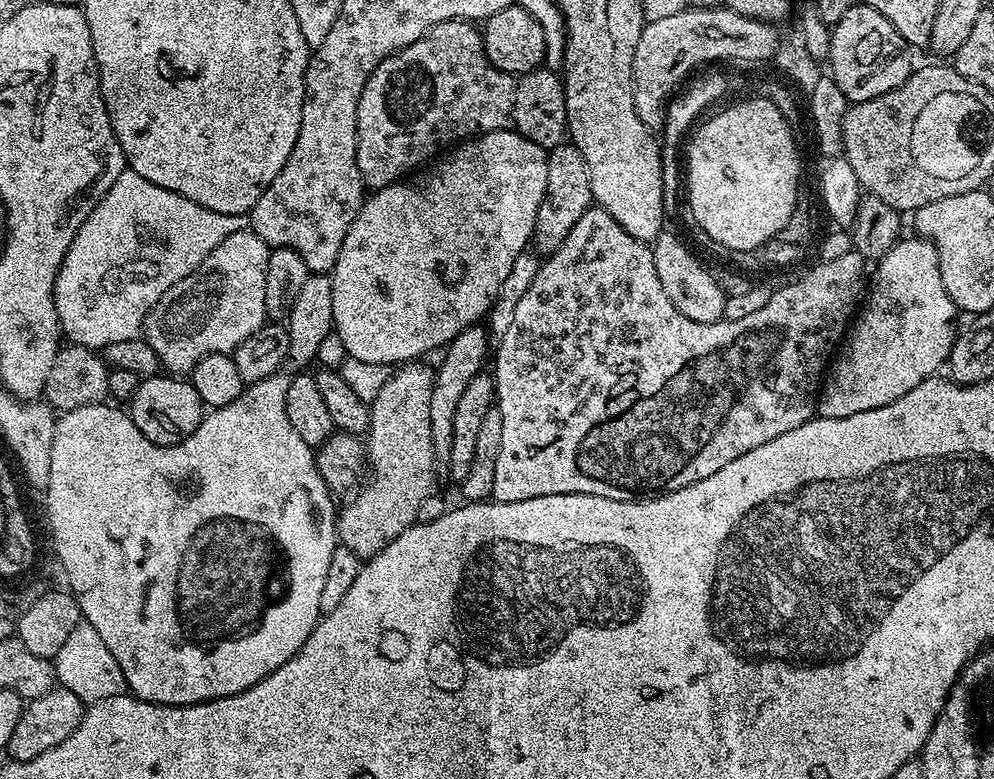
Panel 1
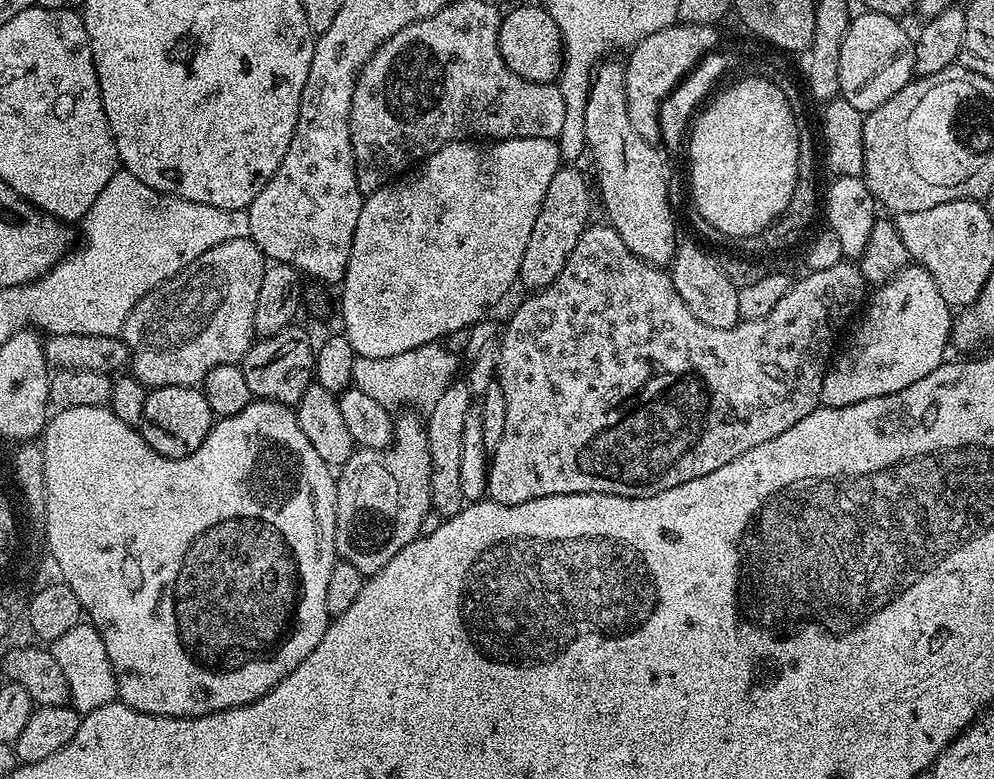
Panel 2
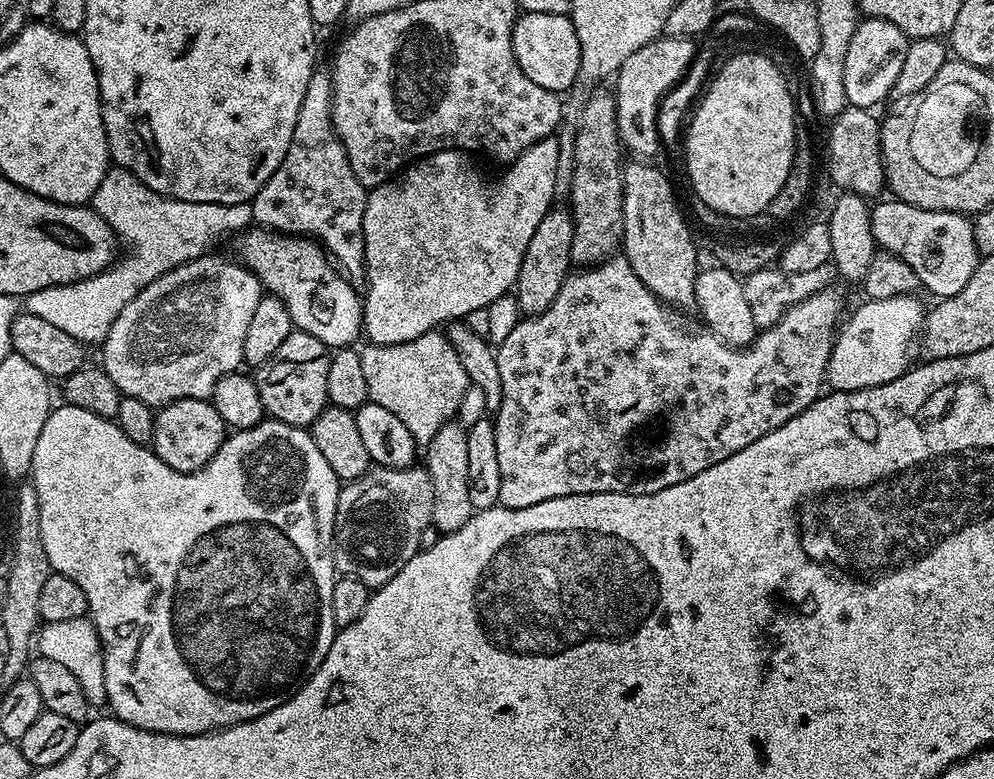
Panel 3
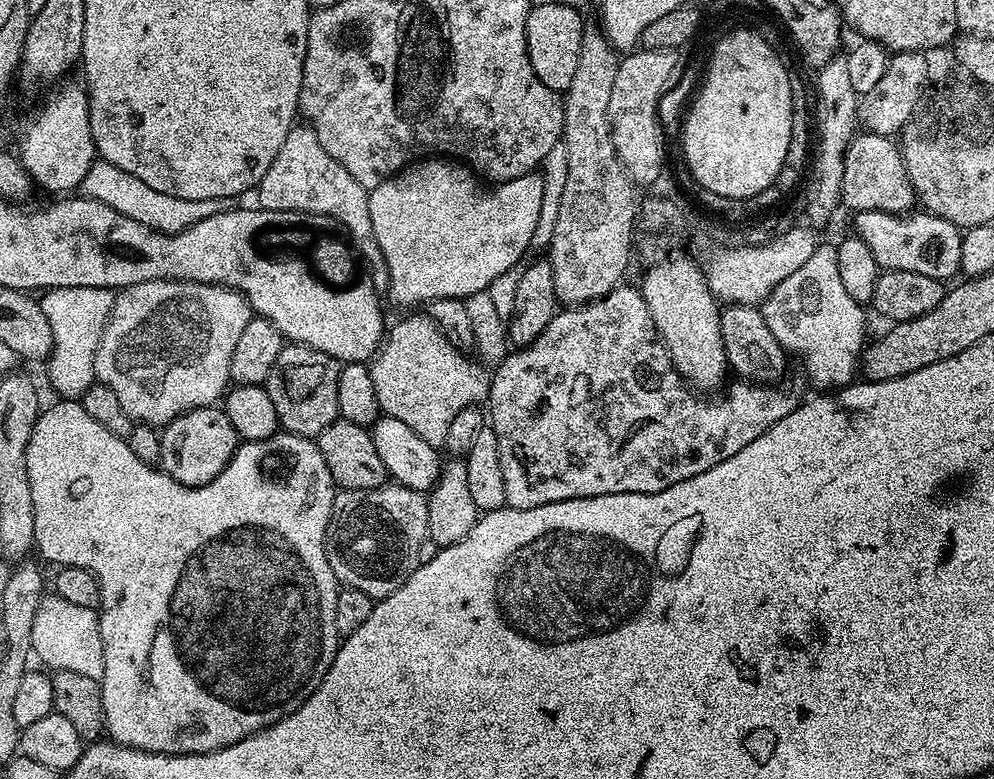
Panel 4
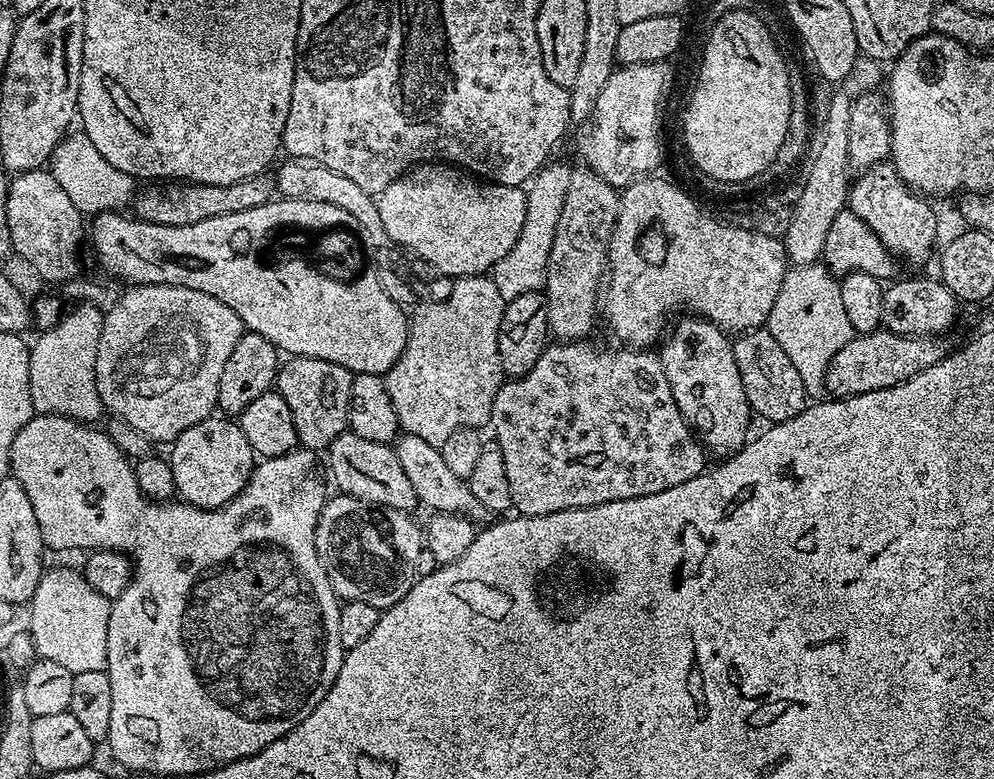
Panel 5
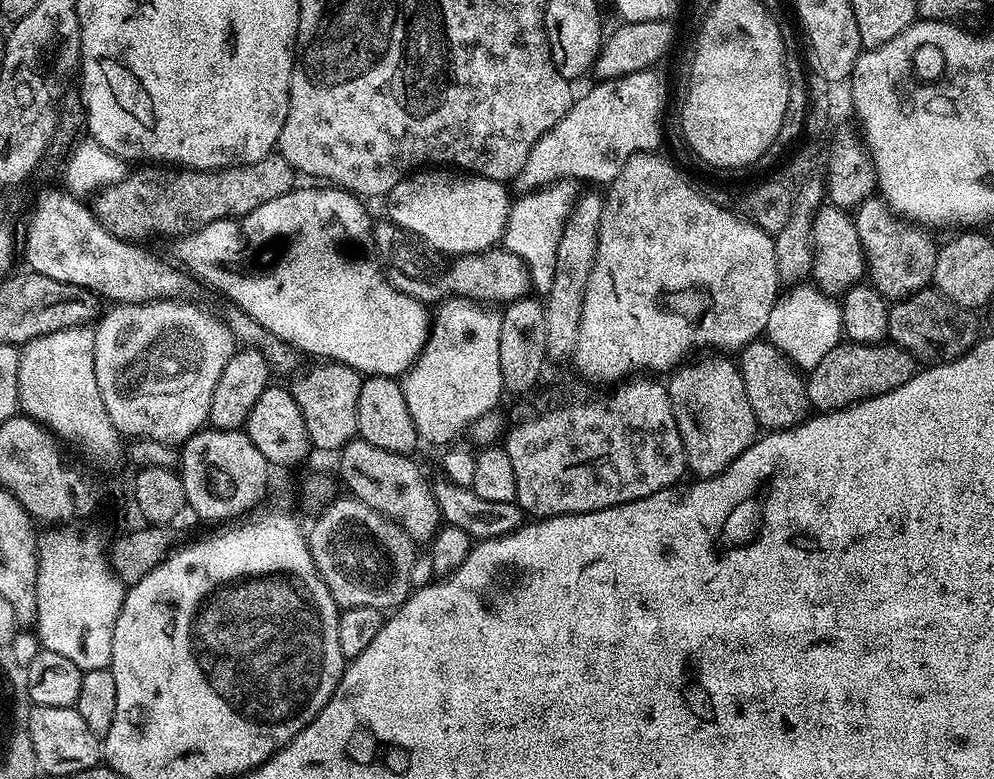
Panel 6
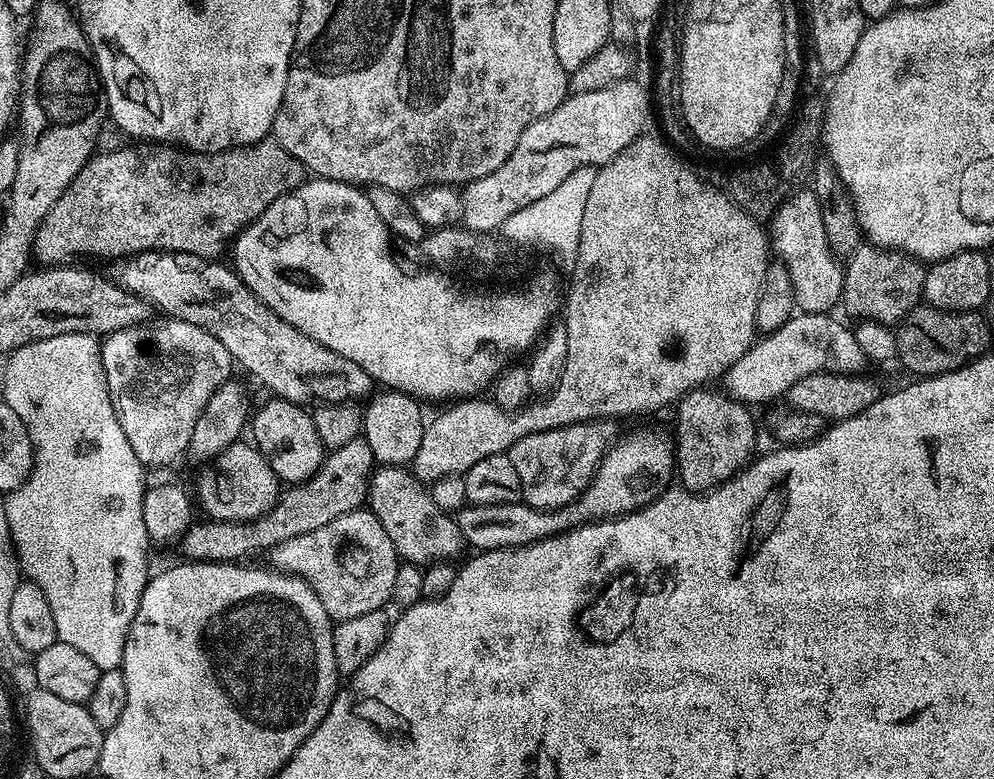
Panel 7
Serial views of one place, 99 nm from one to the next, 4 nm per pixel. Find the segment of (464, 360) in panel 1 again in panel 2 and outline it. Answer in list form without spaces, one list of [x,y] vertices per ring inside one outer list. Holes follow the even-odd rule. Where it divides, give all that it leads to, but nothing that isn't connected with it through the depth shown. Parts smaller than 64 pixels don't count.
[[[454,382],[446,390],[442,390],[442,398],[438,398],[438,402],[434,402],[434,406],[426,412],[431,509],[443,518],[458,514],[466,506],[461,485],[462,425],[466,422],[466,414],[473,404],[474,397],[469,394],[467,383]]]

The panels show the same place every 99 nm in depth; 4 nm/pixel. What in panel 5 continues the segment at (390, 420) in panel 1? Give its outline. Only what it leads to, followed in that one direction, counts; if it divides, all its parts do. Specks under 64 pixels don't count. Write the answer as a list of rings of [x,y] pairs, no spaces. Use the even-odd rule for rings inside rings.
[[[336,494],[333,500],[332,497],[325,499],[324,509],[320,512],[318,526],[316,527],[316,549],[318,550],[318,558],[322,562],[322,566],[330,578],[330,586],[336,591],[337,597],[339,597],[341,601],[347,602],[353,600],[354,602],[370,602],[370,606],[383,610],[390,606],[394,606],[402,598],[406,598],[406,594],[416,585],[418,579],[414,570],[414,561],[416,561],[417,553],[422,547],[422,528],[421,525],[420,528],[416,525],[414,517],[415,515],[403,512],[402,510],[388,508],[384,504],[367,504],[365,500],[361,500],[358,496]]]

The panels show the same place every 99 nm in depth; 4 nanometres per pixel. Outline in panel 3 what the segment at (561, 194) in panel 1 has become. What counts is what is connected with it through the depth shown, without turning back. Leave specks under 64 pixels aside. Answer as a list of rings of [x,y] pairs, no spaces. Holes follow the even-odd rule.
[[[553,206],[538,222],[538,230],[534,230],[534,238],[530,238],[530,246],[526,246],[526,254],[522,258],[522,266],[518,270],[518,278],[514,285],[516,305],[525,317],[542,314],[558,298],[558,290],[562,290],[564,281],[570,275],[572,262],[572,239],[574,238],[574,222],[572,213],[567,207]]]

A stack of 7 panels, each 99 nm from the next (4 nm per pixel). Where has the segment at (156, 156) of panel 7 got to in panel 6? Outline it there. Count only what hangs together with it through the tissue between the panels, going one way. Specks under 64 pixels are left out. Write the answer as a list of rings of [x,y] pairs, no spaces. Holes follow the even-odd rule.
[[[273,154],[262,158],[258,162],[250,162],[249,164],[234,164],[231,168],[210,168],[208,170],[198,170],[197,168],[181,168],[176,166],[140,166],[137,172],[129,171],[121,180],[100,189],[95,197],[94,215],[103,228],[110,234],[114,234],[119,240],[127,240],[129,242],[144,242],[147,236],[176,236],[175,238],[183,238],[196,231],[197,228],[205,228],[210,222],[215,220],[227,220],[229,218],[239,218],[248,212],[254,211],[258,206],[262,206],[266,202],[270,202],[274,198],[278,198],[282,194],[293,191],[295,182],[298,179],[296,169],[290,166],[290,162],[286,162],[286,158],[282,158],[278,154]]]

